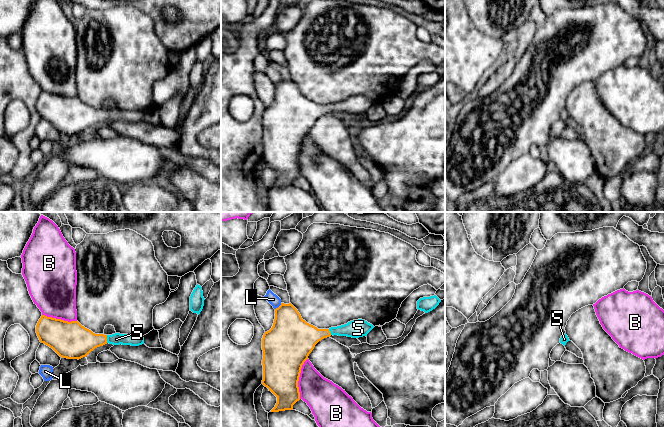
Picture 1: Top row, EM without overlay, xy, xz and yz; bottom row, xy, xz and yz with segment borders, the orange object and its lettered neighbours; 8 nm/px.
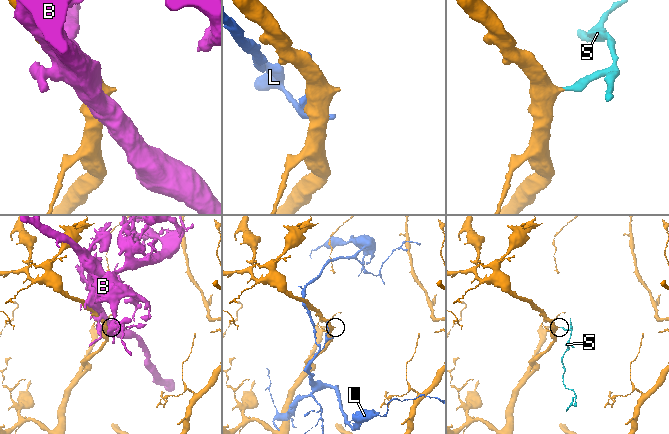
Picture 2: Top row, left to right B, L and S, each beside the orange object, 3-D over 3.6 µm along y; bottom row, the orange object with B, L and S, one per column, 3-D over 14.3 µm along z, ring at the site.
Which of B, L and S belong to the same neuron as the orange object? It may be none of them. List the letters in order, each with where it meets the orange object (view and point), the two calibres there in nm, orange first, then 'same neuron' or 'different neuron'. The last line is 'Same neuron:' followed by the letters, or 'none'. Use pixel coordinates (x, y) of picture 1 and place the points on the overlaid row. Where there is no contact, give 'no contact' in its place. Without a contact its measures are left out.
B: contact xz (298, 378); calibres 360 and 280 nm; different neuron
L: contact xz (279, 306); calibres 320 and 90 nm; different neuron
S: contact xy (106, 339); calibres 280 and 100 nm; same neuron
Same neuron: S

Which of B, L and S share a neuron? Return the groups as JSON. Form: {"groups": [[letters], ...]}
{"groups": [["B"], ["L"], ["S"]]}

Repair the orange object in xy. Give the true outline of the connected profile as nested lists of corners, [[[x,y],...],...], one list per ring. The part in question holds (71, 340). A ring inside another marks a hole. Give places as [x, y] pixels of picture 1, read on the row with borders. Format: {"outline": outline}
{"outline": [[[45,315],[41,316],[36,325],[36,333],[41,343],[52,348],[60,357],[67,359],[79,360],[107,343],[131,346],[144,344],[144,338],[140,335],[95,334],[78,321],[68,322]]]}

